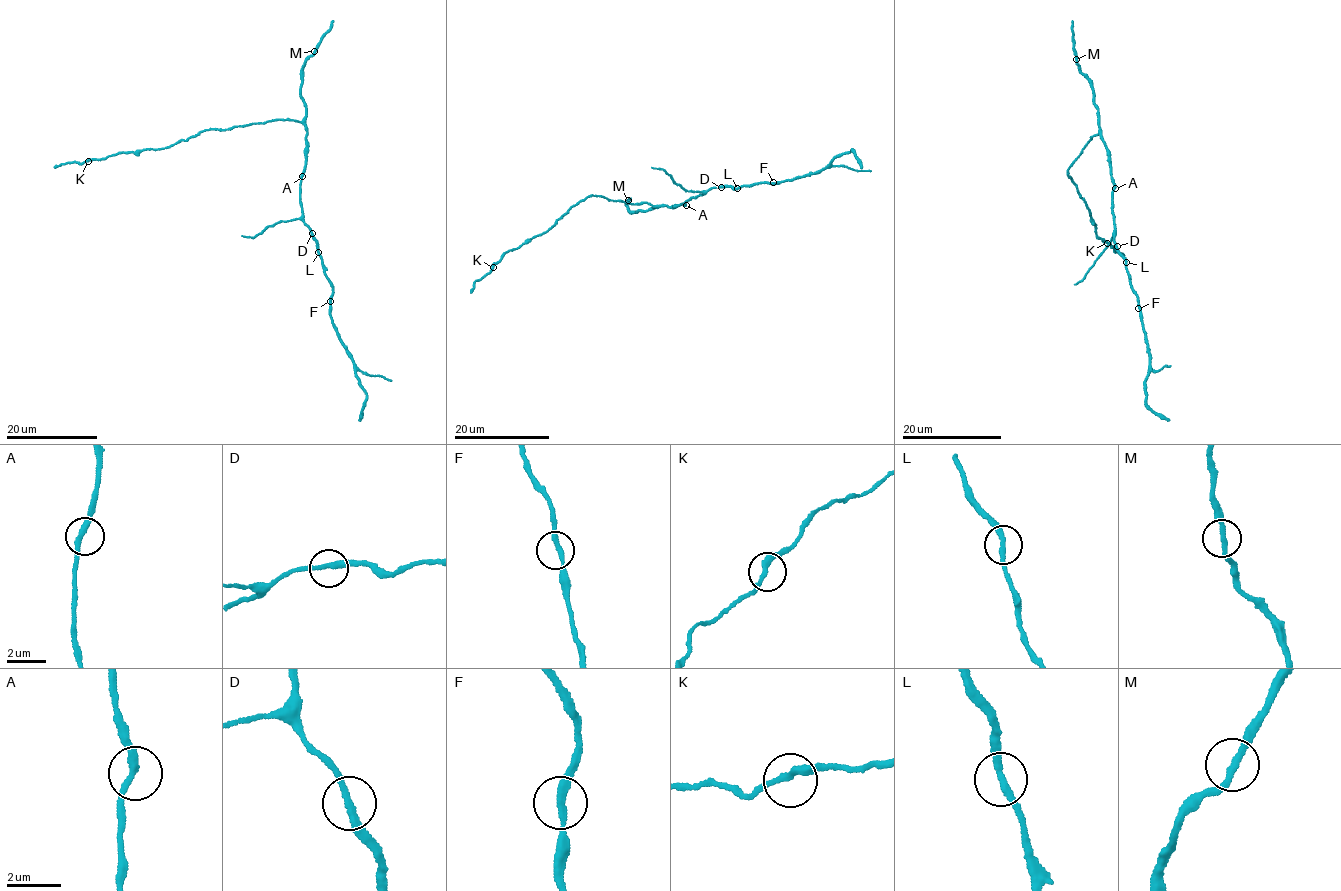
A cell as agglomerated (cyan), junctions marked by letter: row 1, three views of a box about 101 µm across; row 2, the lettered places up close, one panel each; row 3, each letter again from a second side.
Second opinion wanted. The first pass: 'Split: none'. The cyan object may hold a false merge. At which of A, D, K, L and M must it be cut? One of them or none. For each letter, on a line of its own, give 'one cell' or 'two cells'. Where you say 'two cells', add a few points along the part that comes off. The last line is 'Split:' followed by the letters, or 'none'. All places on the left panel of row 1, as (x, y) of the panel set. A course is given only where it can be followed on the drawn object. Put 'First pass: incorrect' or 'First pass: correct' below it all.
A: one cell
D: one cell
K: one cell
L: one cell
M: one cell
Split: none
First pass: correct

